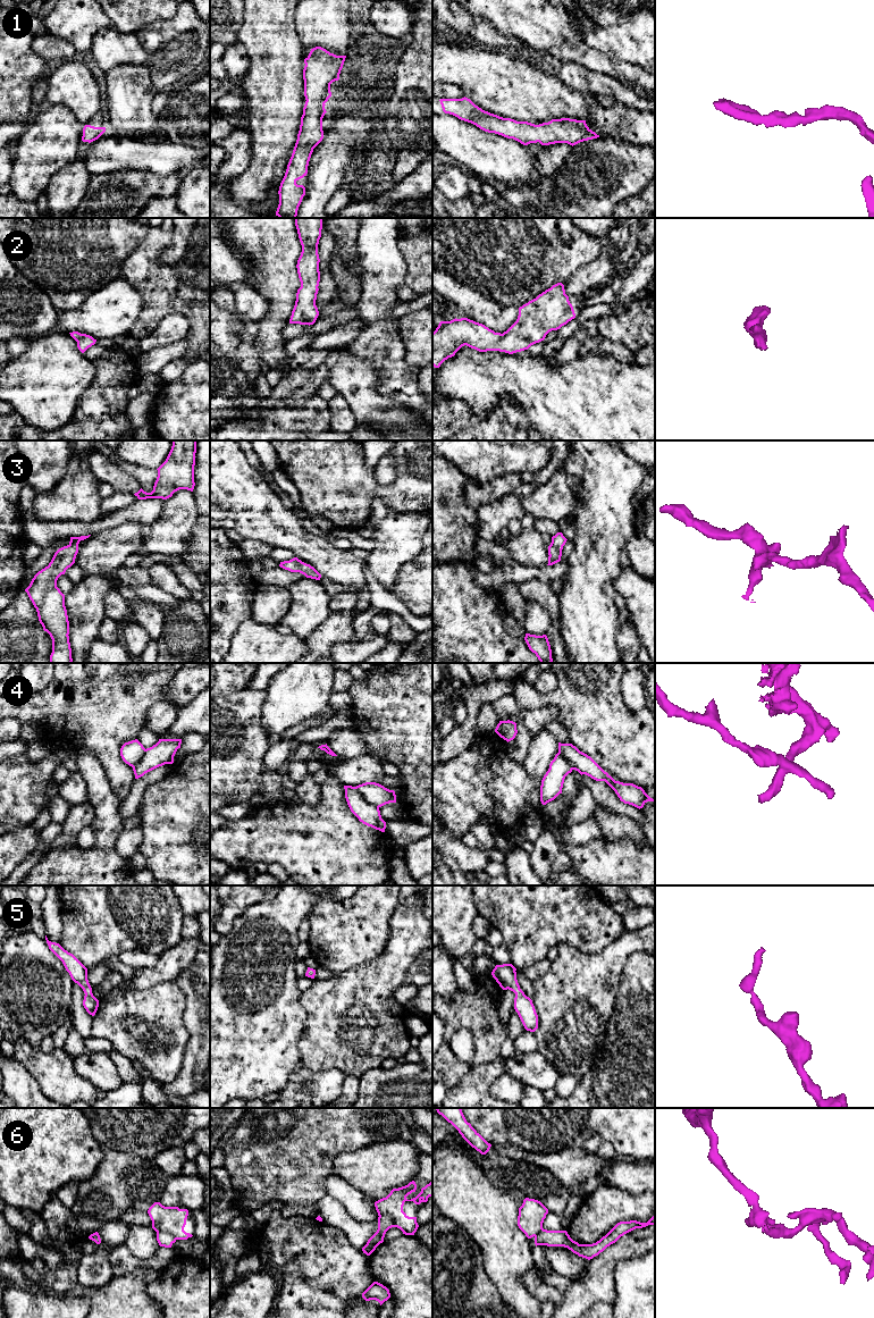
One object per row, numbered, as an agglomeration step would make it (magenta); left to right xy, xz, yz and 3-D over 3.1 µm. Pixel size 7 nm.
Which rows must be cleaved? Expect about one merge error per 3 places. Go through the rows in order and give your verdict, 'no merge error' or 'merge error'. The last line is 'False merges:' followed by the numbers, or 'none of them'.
1: no merge error
2: no merge error
3: no merge error
4: merge error
5: no merge error
6: merge error
False merges: 4, 6

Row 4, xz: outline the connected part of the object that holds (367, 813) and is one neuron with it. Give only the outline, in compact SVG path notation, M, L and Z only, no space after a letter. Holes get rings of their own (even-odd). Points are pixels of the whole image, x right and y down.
M344 786L345 798L351 812L363 824L385 832L386 822L381 818L379 807L368 803L358 789L352 786Z

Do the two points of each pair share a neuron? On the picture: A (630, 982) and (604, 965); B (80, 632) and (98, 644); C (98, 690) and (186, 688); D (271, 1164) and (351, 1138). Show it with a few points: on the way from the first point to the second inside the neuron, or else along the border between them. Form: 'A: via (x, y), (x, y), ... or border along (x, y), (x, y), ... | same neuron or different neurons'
A: border along (632, 951), (627, 959), (615, 1002) | different neurons
B: border along (98, 636), (92, 641), (89, 651) | different neurons
C: border along (175, 674), (164, 690), (166, 699) | different neurons
D: via (291, 1144), (297, 1138), (332, 1138) | same neuron

